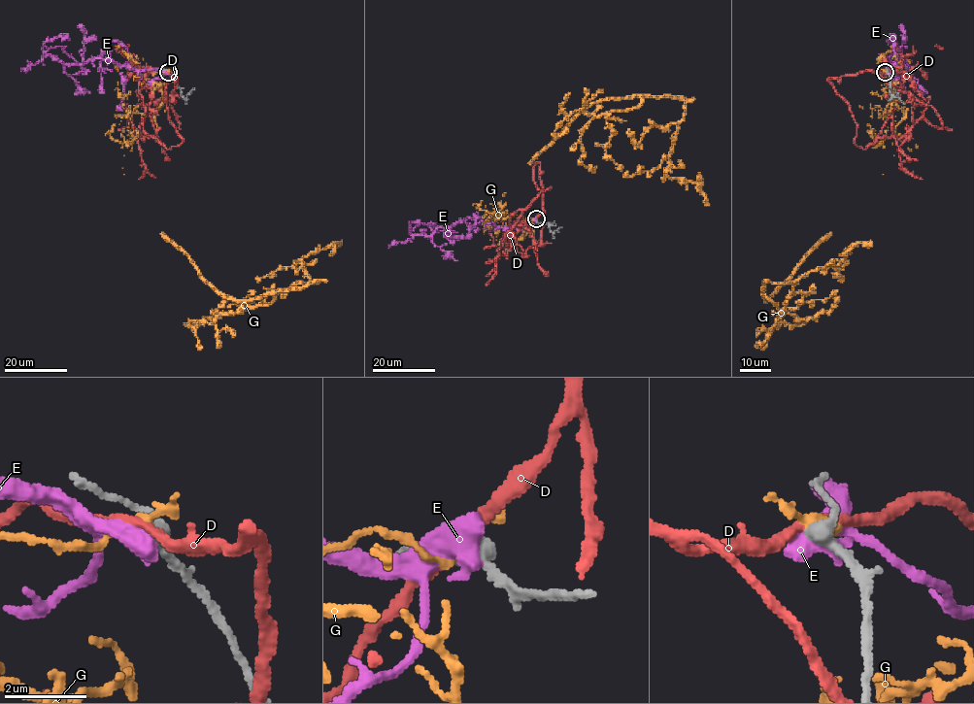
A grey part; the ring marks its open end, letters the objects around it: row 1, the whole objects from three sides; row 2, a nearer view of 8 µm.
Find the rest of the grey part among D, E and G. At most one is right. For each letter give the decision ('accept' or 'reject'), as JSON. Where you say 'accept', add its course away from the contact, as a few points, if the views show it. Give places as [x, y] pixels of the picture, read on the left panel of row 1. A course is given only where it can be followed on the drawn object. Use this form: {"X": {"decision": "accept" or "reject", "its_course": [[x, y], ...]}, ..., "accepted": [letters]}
{"D": {"decision": "reject"}, "E": {"decision": "reject"}, "G": {"decision": "reject"}, "accepted": []}

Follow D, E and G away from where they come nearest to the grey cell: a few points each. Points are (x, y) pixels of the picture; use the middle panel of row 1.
D: (535, 218), (543, 197), (537, 162), (536, 186), (551, 187), (510, 216), (506, 235), (523, 225), (537, 251)
E: (536, 219), (499, 227), (464, 218), (428, 235), (410, 234), (419, 223), (437, 229)
G: (536, 219), (521, 237), (529, 164), (593, 103), (635, 96), (685, 102), (666, 174), (709, 203)

